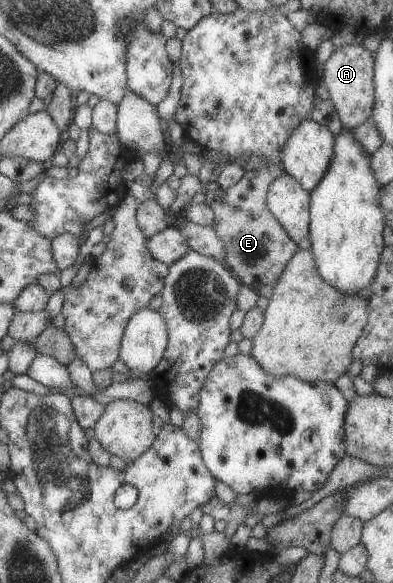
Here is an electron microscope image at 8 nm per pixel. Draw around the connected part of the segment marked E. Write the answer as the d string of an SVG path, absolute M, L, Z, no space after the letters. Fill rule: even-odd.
M263 164L254 170L246 170L235 185L222 189L216 183L206 187L204 203L209 204L213 211L212 229L222 242L225 259L224 264L230 269L241 284L250 286L254 291L268 285L274 287L280 274L284 271L286 262L297 252L299 247L288 237L276 218L265 204L267 189L270 183L284 173L282 164Z

